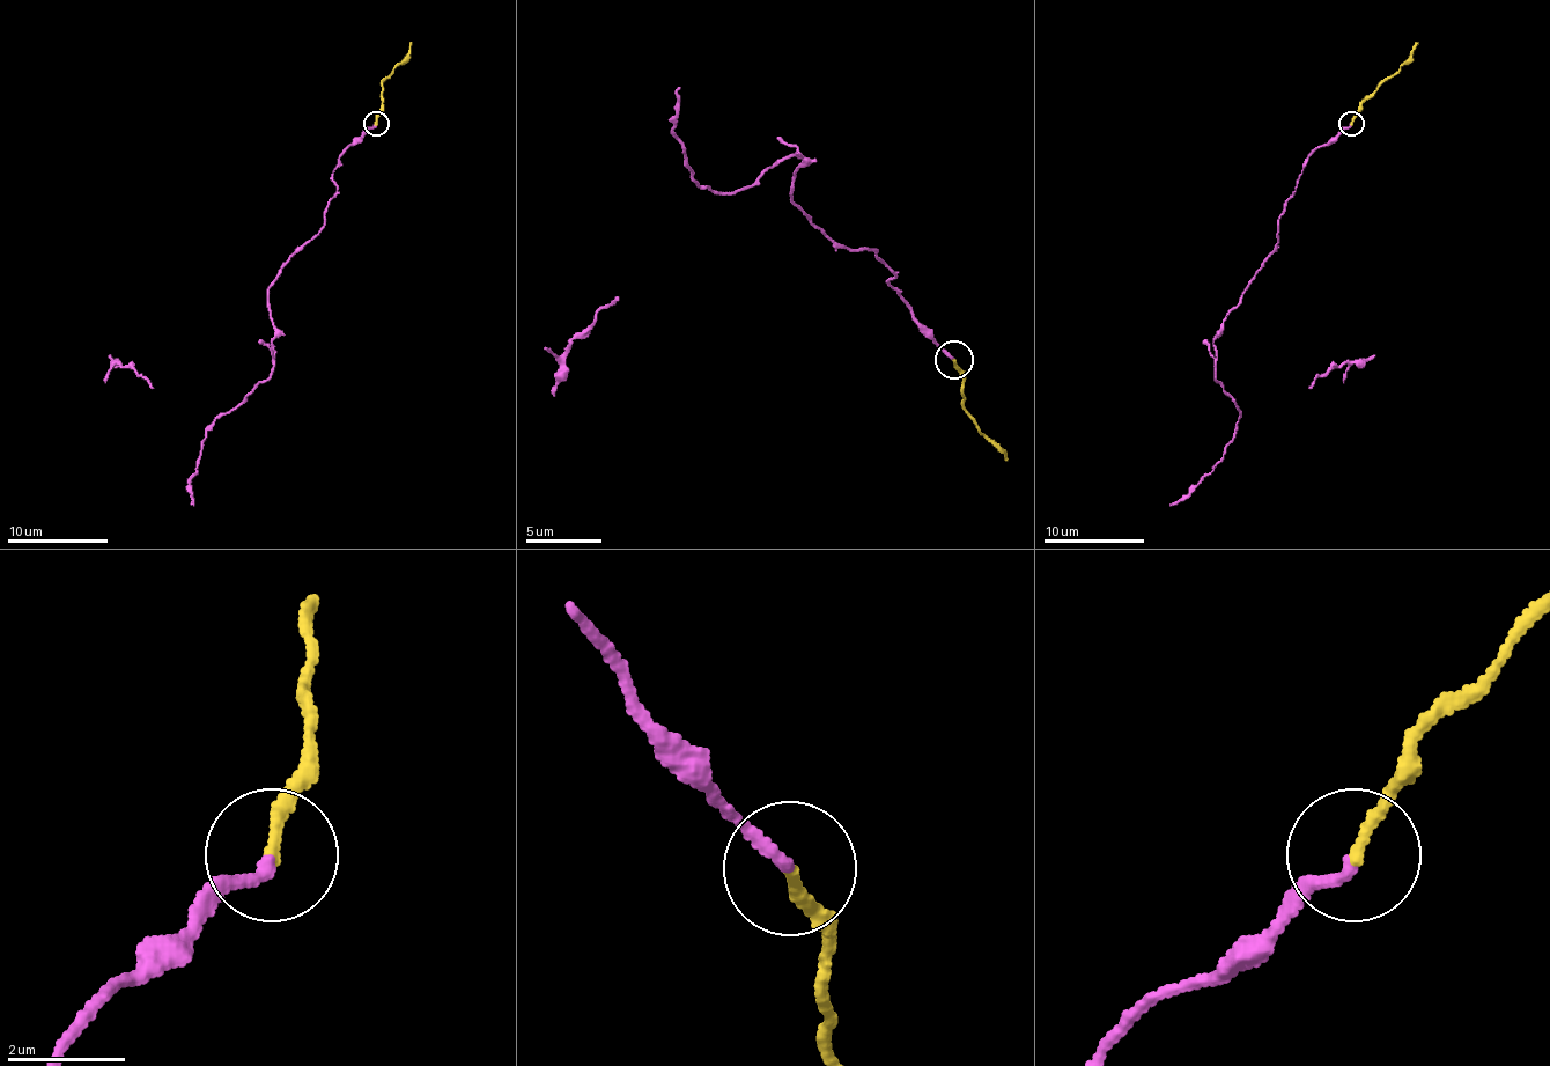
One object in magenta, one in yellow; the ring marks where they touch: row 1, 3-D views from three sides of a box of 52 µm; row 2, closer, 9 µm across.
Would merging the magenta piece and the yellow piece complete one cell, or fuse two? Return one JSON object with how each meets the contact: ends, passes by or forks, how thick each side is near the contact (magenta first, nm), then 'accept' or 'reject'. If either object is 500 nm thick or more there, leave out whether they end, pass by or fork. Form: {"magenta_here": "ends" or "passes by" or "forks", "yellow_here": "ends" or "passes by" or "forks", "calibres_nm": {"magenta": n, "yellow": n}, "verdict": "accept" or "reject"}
{"magenta_here": "ends", "yellow_here": "ends", "calibres_nm": {"magenta": 200, "yellow": 200}, "verdict": "accept"}

